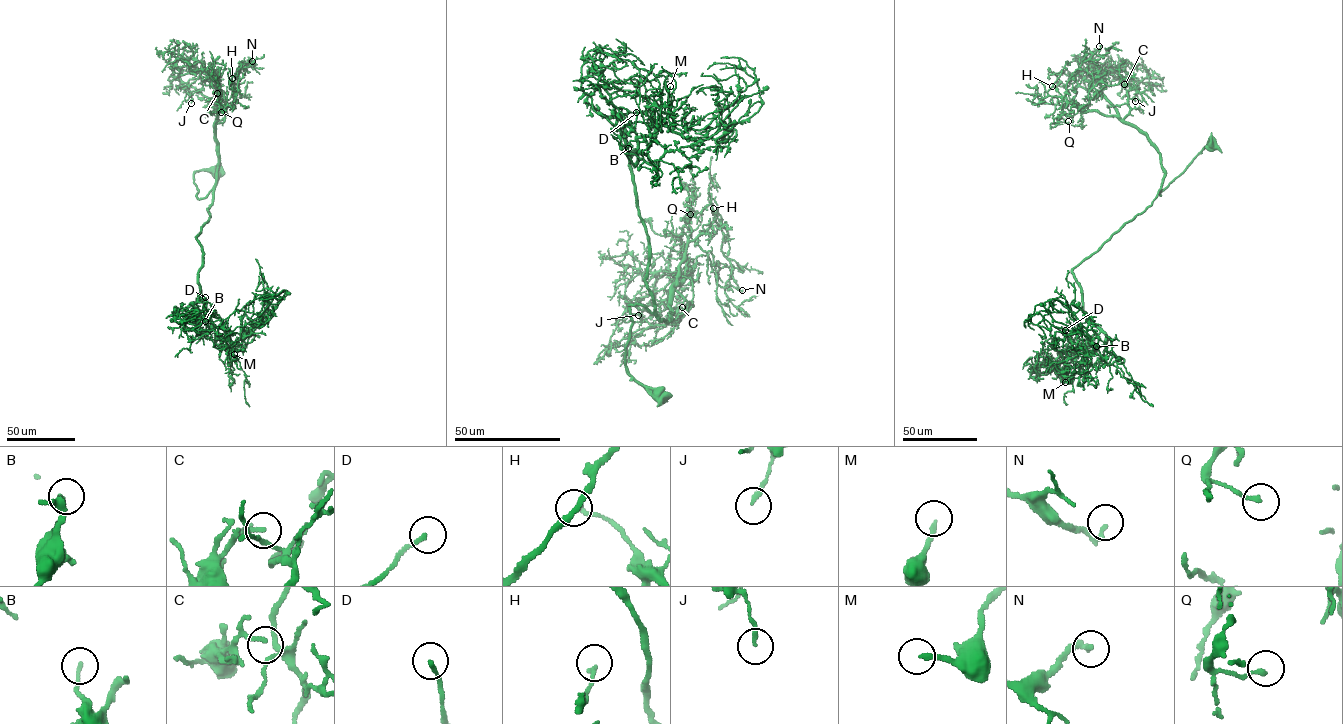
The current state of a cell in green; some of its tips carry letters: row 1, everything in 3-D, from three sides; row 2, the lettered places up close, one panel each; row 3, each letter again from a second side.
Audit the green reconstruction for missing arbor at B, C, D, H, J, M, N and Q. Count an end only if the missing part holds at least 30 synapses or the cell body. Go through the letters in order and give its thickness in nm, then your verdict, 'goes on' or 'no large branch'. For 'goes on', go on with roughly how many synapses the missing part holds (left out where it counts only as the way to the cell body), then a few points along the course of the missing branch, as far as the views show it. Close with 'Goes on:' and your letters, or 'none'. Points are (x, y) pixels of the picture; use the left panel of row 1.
B: calibre 170 nm; no large branch
C: calibre 110 nm; no large branch
D: calibre 150 nm; goes on; 30 synapses
H: calibre 160 nm; no large branch
J: calibre 170 nm; no large branch
M: calibre 200 nm; no large branch
N: calibre 200 nm; no large branch
Q: calibre 170 nm; no large branch
Goes on: D

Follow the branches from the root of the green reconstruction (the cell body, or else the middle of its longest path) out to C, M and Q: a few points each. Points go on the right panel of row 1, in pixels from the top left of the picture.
C: (1211, 142), (1160, 195), (1160, 153), (1124, 120), (1130, 111), (1127, 92), (1135, 88), (1124, 84)
M: (1211, 142), (1073, 268), (1082, 311), (1105, 339), (1085, 353), (1086, 371), (1065, 382)
Q: (1211, 142), (1160, 195), (1160, 153), (1137, 128), (1115, 116), (1084, 112), (1073, 100), (1060, 115), (1068, 121)

